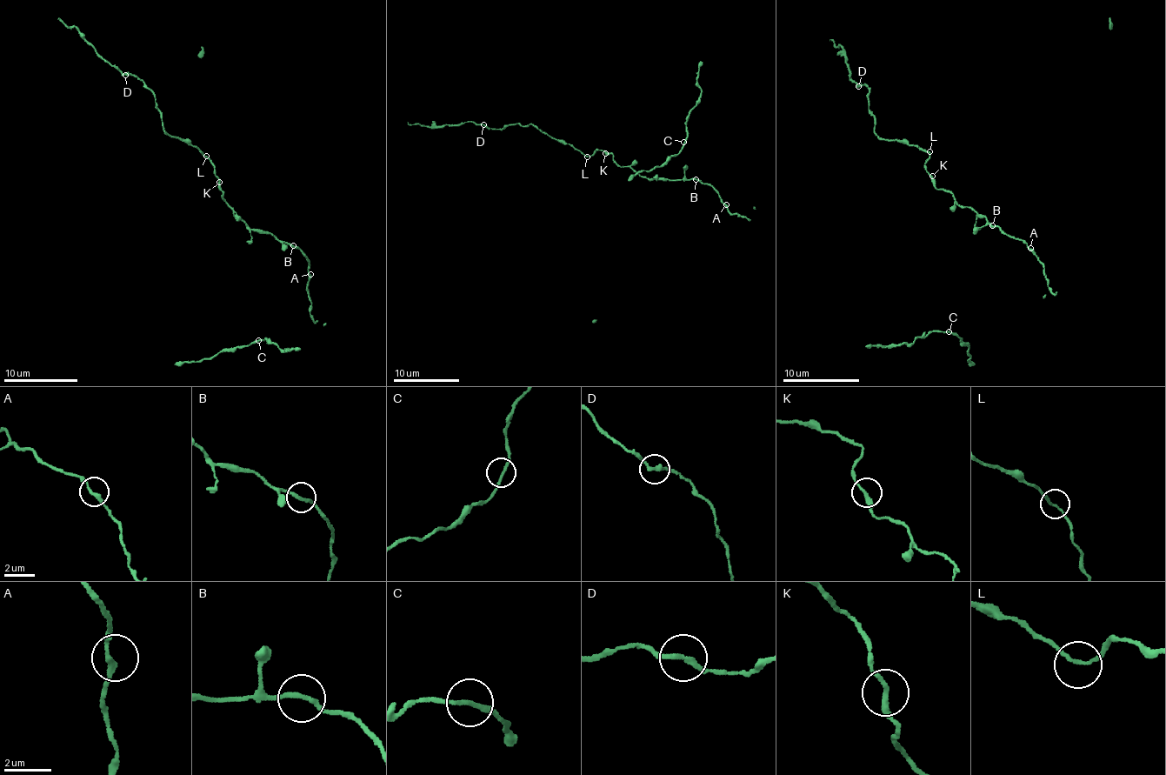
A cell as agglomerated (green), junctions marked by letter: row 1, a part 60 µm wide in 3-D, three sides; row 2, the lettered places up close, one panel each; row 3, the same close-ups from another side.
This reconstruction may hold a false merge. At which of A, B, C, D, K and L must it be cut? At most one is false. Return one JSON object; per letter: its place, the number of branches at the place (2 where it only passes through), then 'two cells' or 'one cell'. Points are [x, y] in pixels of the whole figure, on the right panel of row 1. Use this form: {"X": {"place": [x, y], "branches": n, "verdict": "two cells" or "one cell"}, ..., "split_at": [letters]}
{"A": {"place": [1030, 248], "branches": 2, "verdict": "one cell"}, "B": {"place": [992, 225], "branches": 2, "verdict": "one cell"}, "C": {"place": [949, 331], "branches": 2, "verdict": "one cell"}, "D": {"place": [858, 86], "branches": 2, "verdict": "one cell"}, "K": {"place": [932, 176], "branches": 2, "verdict": "one cell"}, "L": {"place": [929, 151], "branches": 2, "verdict": "one cell"}, "split_at": []}

